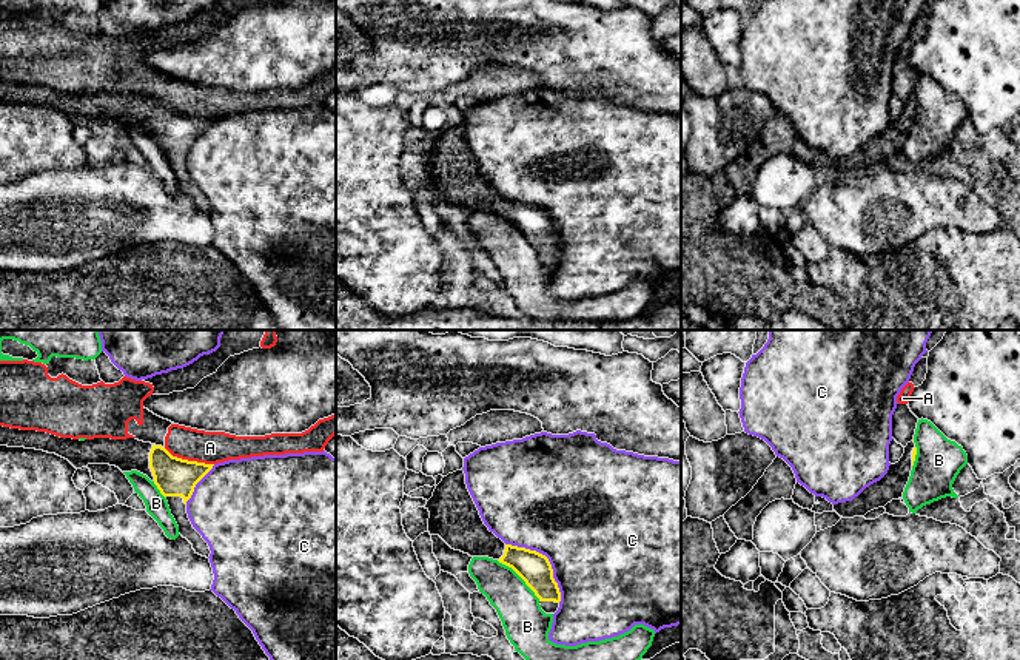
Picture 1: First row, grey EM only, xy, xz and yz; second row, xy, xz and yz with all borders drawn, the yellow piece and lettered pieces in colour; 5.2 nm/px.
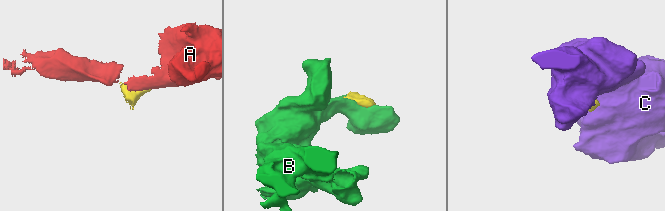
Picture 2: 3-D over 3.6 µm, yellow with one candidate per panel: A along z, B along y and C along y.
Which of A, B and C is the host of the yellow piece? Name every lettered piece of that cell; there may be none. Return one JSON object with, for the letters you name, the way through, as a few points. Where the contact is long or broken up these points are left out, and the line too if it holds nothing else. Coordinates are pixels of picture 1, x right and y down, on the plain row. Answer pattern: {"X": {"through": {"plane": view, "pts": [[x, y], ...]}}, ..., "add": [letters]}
{"add": []}

